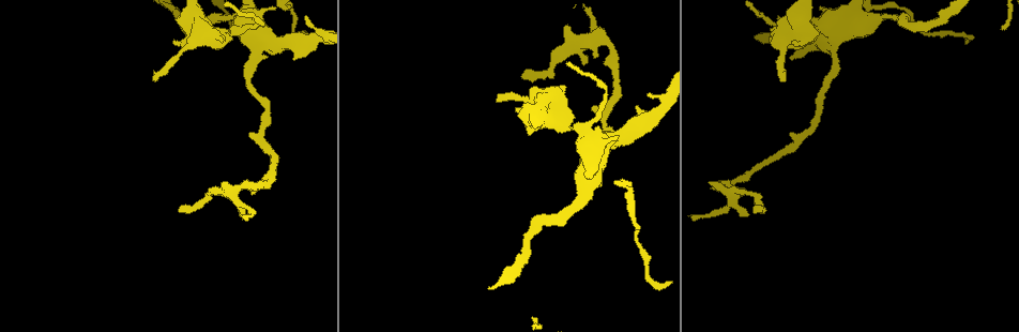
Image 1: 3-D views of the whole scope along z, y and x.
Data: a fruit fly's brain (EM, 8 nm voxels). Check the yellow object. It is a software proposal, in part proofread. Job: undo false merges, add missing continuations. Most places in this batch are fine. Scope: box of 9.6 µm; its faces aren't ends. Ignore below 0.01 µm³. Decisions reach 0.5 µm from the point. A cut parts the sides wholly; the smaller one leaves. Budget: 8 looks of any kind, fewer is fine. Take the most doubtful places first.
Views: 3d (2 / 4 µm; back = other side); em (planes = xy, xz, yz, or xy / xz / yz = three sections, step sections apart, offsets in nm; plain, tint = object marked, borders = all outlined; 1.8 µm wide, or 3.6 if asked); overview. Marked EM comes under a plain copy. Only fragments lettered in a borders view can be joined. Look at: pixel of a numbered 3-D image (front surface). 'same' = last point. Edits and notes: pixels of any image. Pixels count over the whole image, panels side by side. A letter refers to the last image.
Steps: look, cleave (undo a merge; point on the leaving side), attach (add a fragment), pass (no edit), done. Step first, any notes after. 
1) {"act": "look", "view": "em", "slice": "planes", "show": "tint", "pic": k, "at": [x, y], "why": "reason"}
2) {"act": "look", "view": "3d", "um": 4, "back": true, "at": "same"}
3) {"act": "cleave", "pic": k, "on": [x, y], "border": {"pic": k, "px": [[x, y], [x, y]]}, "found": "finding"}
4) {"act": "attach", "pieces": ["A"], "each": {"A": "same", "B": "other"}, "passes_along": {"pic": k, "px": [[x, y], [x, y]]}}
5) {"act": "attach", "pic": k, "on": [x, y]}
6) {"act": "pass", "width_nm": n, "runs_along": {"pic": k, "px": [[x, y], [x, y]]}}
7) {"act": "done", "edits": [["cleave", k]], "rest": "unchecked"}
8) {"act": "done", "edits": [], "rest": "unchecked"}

{"act": "look", "view": "3d", "um": 2, "back": true, "pic": 1, "at": [582, 40], "why": "arms part here"}

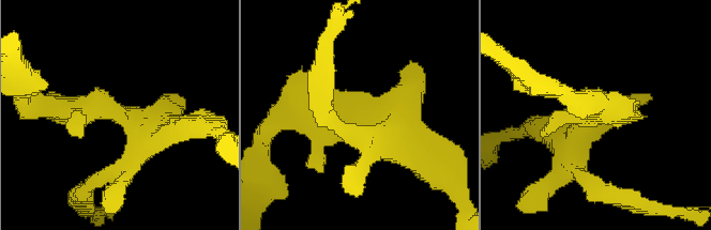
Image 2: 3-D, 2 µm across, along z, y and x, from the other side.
{"act": "look", "view": "em", "slice": "xz", "step": 8, "show": "tint", "pic": 2, "at": [125, 116]}

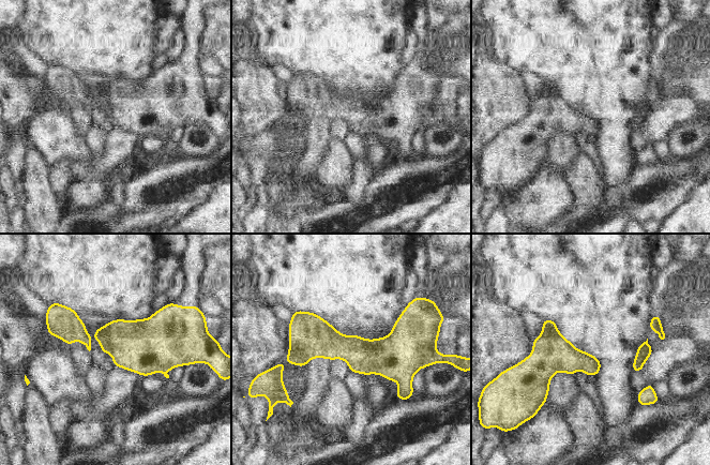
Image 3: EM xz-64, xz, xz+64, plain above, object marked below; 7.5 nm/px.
{"act": "look", "view": "em", "slice": "xz", "step": 8, "show": "borders", "at": "same"}

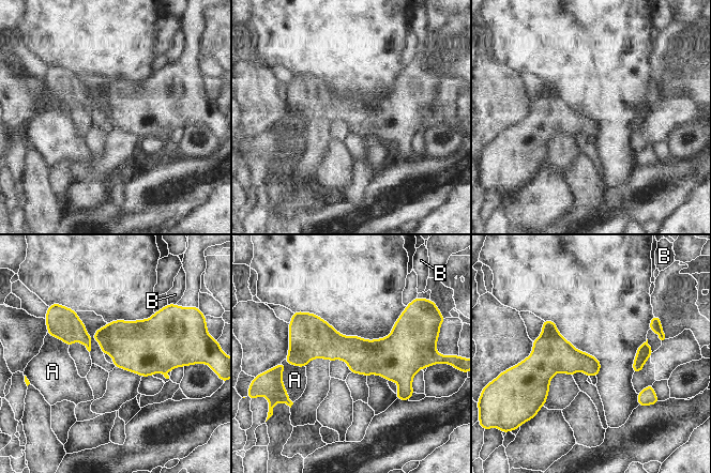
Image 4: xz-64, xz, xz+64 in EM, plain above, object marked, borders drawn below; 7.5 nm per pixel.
{"act": "pass", "each": {"A": "other", "B": "other"}, "border": {"pic": 4, "px": [[47, 331], [69, 347]]}, "found": "all the same cell"}

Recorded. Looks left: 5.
{"act": "look", "view": "em", "um": 3.6, "slice": "planes", "show": "borders", "pic": 1, "at": [258, 32], "why": "thin neck"}

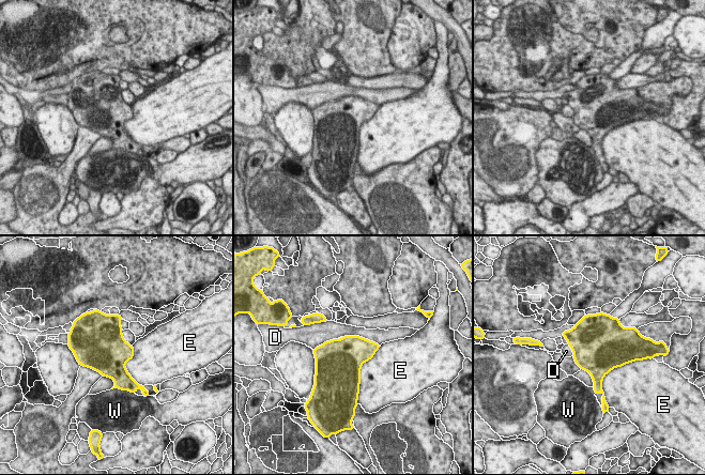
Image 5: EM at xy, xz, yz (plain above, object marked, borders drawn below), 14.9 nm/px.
{"act": "pass", "each": {"D": "other", "E": "other", "W": "other"}, "border": {"pic": 5, "px": [[381, 346], [362, 365], [358, 392]]}, "found": "all the same cell"}

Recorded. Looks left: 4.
{"act": "look", "view": "em", "slice": "yz", "step": 16, "show": "tint", "pic": 1, "at": [647, 281], "why": "abrupt turn"}

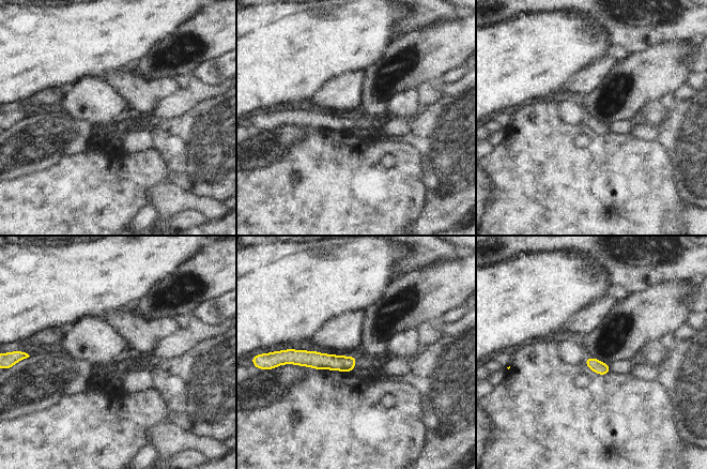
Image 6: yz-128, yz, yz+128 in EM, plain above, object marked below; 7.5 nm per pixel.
{"act": "look", "view": "em", "slice": "planes", "show": "tint", "at": "same"}

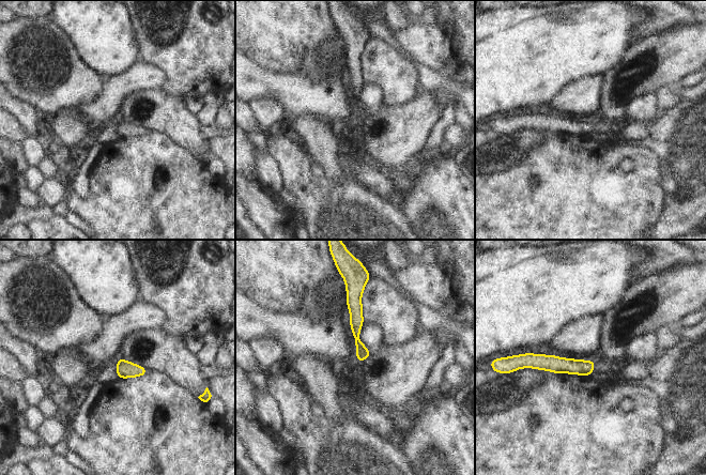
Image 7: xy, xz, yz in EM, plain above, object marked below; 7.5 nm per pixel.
{"act": "look", "view": "em", "slice": "planes", "show": "borders", "at": "same"}

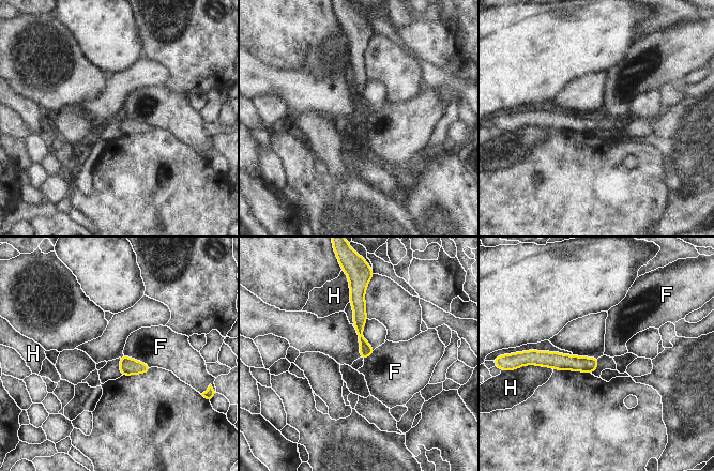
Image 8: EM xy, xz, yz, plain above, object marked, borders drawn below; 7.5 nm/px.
{"act": "pass", "width_nm": 100, "each": {"F": "other", "H": "other"}, "runs_along": {"pic": 8, "px": [[353, 292], [359, 303], [363, 355]]}, "found": "all the same cell"}

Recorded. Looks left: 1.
{"act": "done", "edits": [], "rest": "unchecked"}

